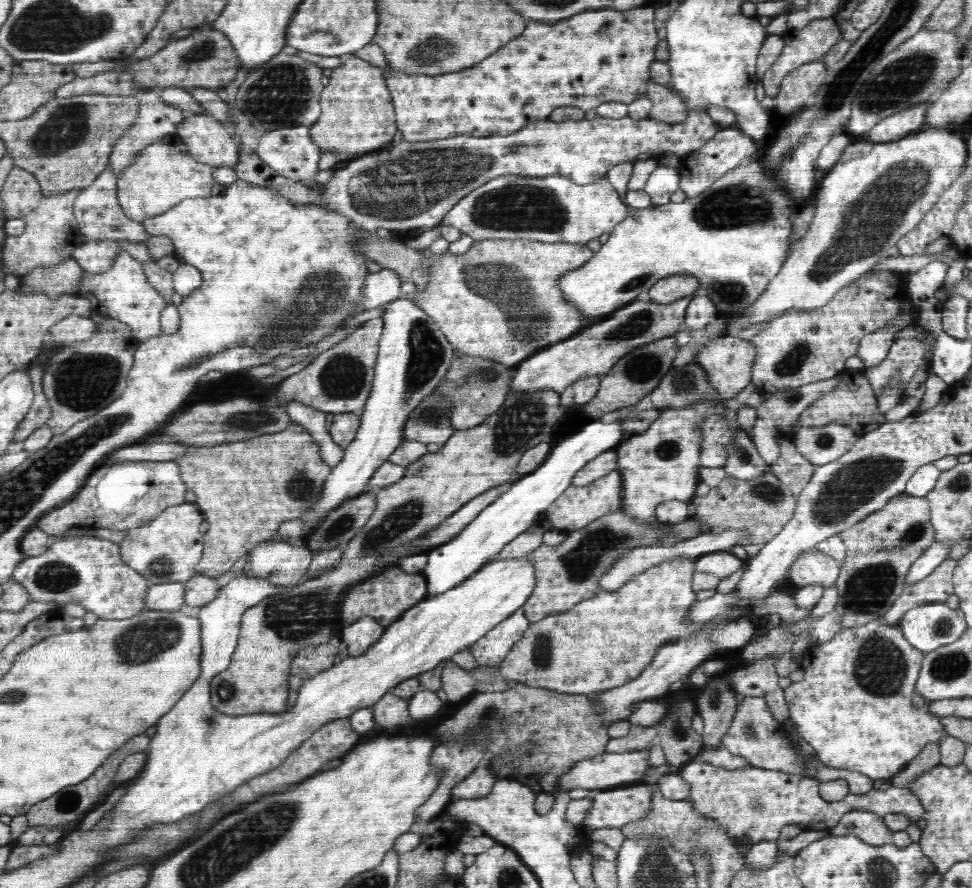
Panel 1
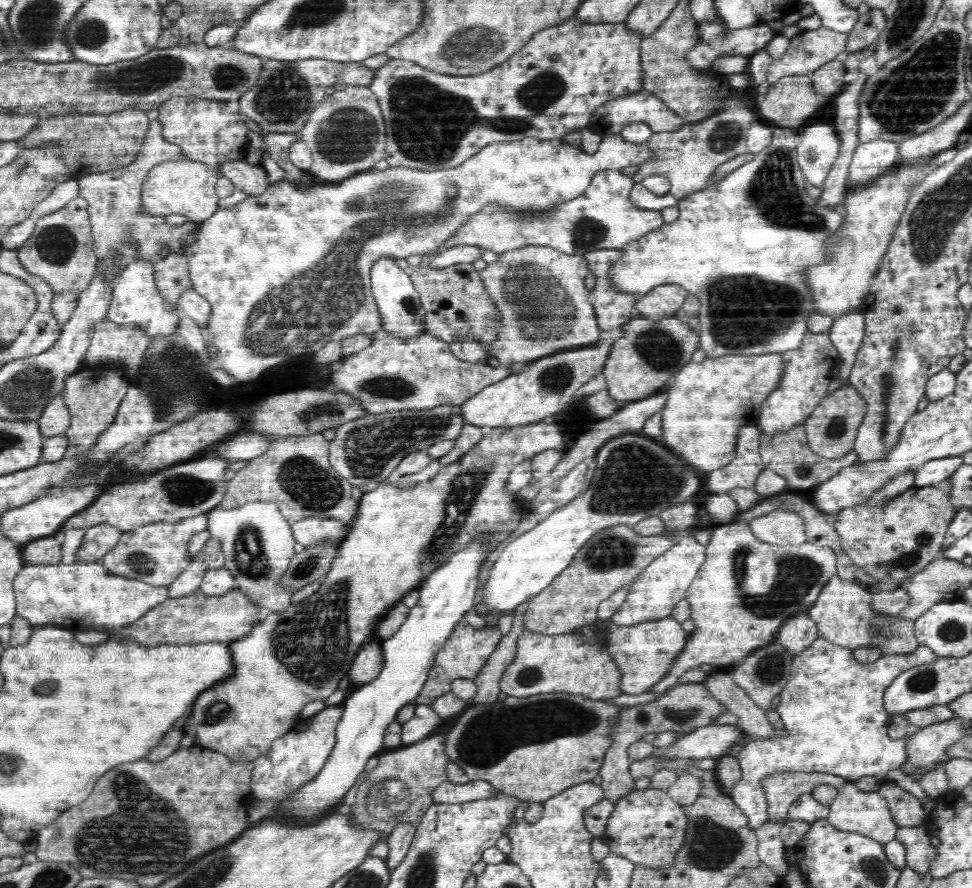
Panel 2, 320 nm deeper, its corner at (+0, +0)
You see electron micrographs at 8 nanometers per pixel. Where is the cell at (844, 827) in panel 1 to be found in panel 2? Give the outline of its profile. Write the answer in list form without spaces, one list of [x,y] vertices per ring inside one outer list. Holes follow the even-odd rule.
[[[852,782],[838,789],[834,803],[829,807],[827,821],[837,830],[859,833],[872,840],[886,844],[895,840],[899,827],[894,822],[886,800],[876,792],[863,792]]]

